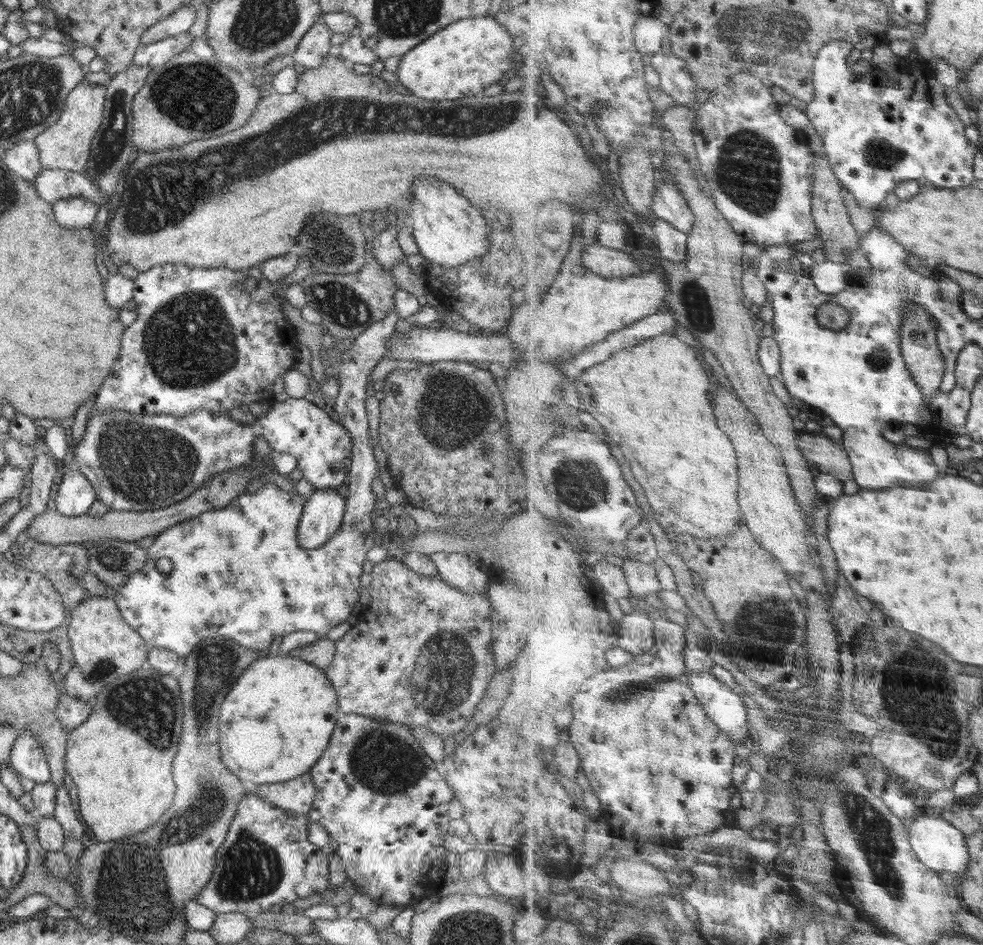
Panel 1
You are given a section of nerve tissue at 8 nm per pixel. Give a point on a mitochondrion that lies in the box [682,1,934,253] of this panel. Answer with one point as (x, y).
(754, 33)

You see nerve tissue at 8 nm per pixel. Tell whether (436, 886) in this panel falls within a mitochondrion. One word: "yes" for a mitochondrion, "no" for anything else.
no

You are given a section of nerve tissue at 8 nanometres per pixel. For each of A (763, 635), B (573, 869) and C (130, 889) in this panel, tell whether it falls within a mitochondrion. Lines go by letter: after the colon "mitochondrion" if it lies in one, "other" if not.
A: mitochondrion
B: other
C: mitochondrion

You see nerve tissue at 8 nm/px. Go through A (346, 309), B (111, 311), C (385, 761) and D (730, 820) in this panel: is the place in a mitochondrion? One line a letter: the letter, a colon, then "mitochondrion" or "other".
A: mitochondrion
B: other
C: mitochondrion
D: other

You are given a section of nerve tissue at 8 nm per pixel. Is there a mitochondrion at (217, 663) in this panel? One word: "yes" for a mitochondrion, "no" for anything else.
yes

